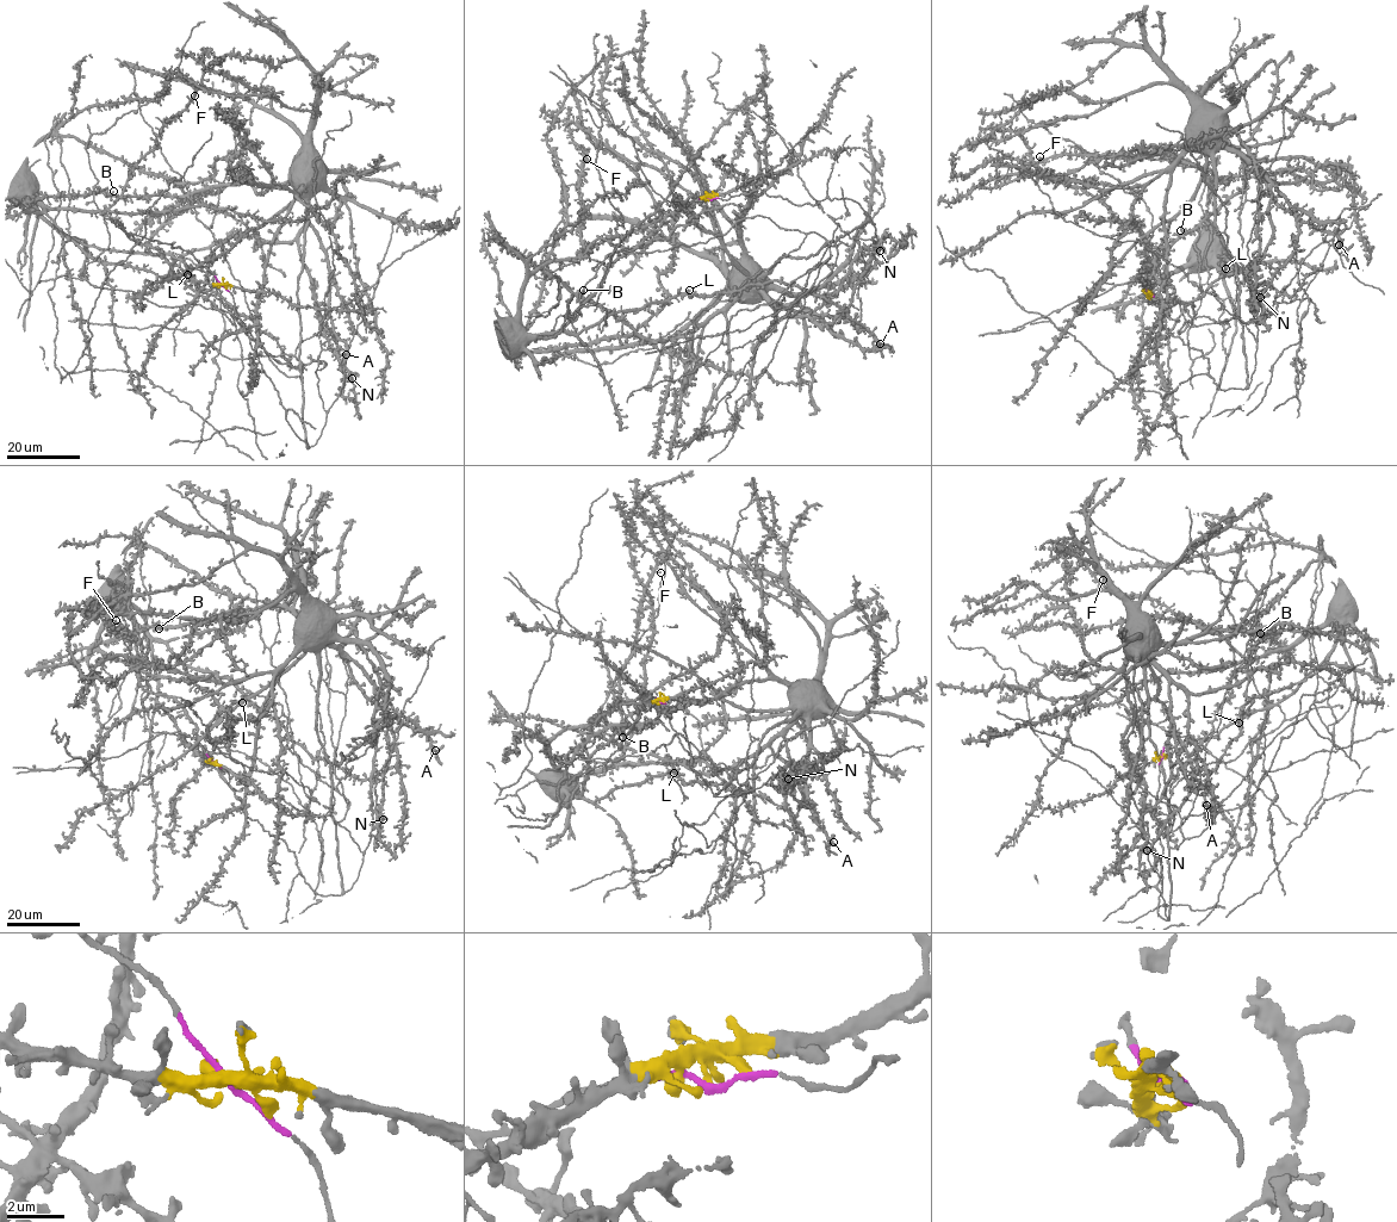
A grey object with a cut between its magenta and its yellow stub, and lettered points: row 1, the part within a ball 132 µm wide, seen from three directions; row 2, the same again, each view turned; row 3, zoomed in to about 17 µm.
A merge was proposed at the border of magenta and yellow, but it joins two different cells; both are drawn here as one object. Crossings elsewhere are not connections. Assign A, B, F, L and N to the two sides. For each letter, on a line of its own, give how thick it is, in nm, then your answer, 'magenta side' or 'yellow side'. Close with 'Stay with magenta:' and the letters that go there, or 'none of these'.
A: 440 nm | magenta side
B: 160 nm | magenta side
F: 170 nm | yellow side
L: 240 nm | yellow side
N: 320 nm | magenta side
Stay with magenta: A, B, N

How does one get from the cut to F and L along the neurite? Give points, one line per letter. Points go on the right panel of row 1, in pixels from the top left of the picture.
F: (1150, 293), (1163, 304), (1193, 302), (1221, 273), (1188, 262), (1159, 279), (1140, 230), (1049, 179), (1040, 156)
L: (1150, 293), (1148, 299), (1163, 304), (1194, 301), (1231, 273), (1224, 272), (1227, 254), (1225, 268)

